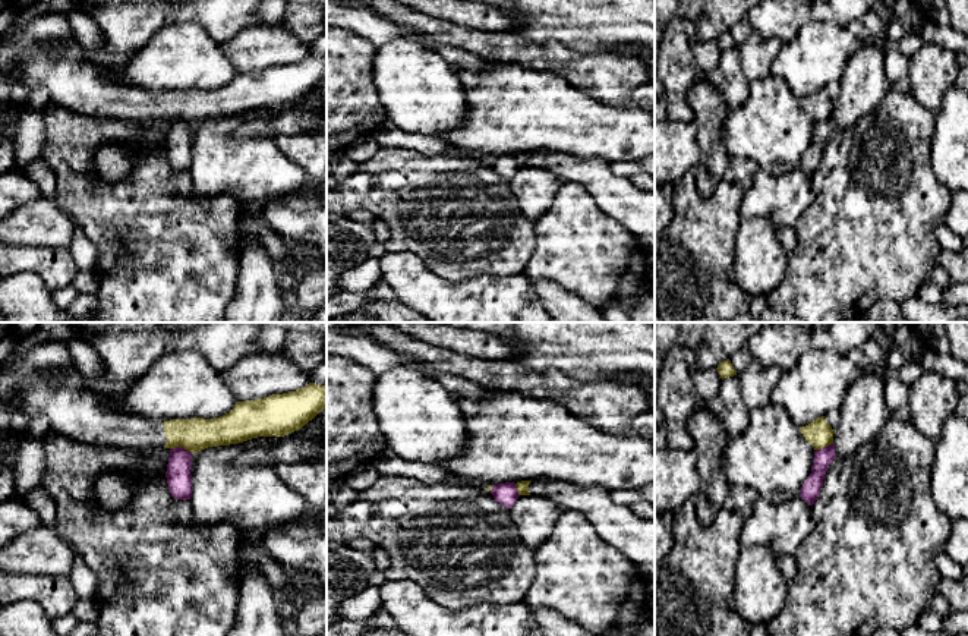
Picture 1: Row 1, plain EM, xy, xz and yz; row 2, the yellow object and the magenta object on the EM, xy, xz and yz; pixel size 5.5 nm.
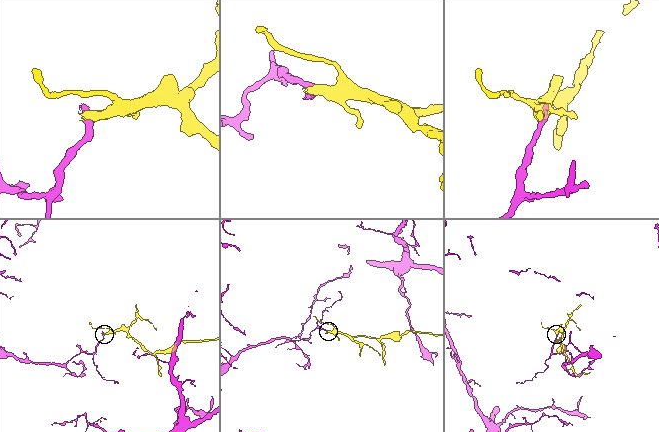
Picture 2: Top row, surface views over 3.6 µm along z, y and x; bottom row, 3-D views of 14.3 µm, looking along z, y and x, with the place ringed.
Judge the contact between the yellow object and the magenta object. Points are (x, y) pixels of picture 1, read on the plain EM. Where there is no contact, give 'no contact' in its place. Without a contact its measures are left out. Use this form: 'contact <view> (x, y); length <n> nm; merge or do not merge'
contact xy (182, 117); length 130 nm; do not merge

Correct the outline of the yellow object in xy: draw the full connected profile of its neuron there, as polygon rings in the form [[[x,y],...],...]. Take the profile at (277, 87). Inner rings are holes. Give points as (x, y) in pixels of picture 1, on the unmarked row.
[[[34,10],[32,19],[22,29],[12,26],[0,41],[0,72],[10,86],[25,84],[32,92],[44,89],[53,104],[97,122],[152,123],[183,119],[195,126],[208,119],[237,116],[258,108],[284,108],[299,103],[327,81],[327,57],[309,54],[296,63],[237,73],[228,85],[214,91],[154,94],[123,84],[119,78],[119,66],[88,62],[85,48],[72,35],[66,12]]]

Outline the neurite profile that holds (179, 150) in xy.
[[[183,119],[170,120],[167,136],[167,155],[170,166],[177,171],[190,171],[192,169],[192,125]]]

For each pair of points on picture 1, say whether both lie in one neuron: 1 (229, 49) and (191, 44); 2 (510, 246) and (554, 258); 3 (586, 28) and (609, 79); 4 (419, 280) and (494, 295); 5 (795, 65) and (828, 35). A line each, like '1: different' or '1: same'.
1: different
2: different
3: different
4: same
5: same

